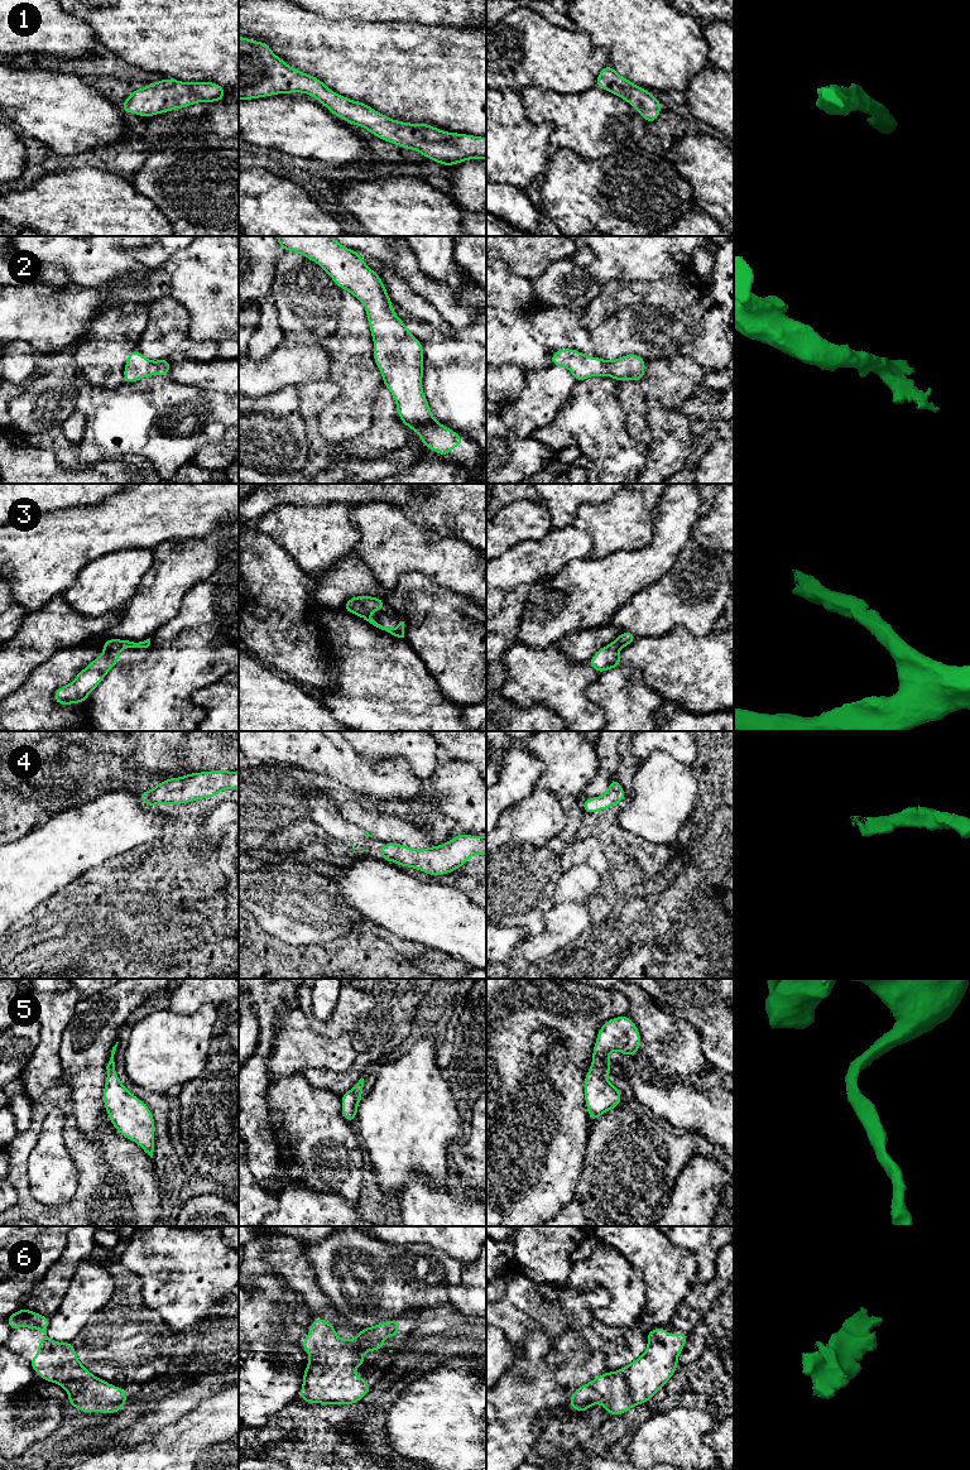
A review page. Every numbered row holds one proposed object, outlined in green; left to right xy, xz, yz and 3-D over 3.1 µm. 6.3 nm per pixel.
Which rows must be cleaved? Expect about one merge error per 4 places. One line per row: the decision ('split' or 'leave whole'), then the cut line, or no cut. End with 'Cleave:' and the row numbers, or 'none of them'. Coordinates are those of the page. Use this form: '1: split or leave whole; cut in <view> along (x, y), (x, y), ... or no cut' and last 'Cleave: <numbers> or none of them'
1: leave whole; no cut
2: leave whole; no cut
3: leave whole; no cut
4: leave whole; no cut
5: leave whole; no cut
6: leave whole; no cut
Cleave: none of them

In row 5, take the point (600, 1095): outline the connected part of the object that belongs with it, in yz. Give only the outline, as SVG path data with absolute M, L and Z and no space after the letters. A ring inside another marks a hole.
M628 1014L611 1018L601 1025L592 1051L592 1063L584 1080L585 1104L591 1123L623 1101L620 1090L604 1079L611 1075L609 1052L619 1051L633 1057L640 1043L639 1029Z

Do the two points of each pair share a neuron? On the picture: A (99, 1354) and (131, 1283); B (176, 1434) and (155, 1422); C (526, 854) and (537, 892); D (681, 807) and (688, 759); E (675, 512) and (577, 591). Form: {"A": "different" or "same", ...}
{"A": "same", "B": "different", "C": "same", "D": "different", "E": "same"}

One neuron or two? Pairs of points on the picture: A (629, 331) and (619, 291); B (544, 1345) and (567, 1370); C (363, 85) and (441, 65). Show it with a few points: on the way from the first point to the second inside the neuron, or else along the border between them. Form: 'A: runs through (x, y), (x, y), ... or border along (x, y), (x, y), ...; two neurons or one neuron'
A: border along (639, 301), (616, 310), (599, 325); two neurons
B: border along (534, 1326), (552, 1343), (546, 1362), (558, 1380); two neurons
C: runs through (382, 71), (422, 71); one neuron

